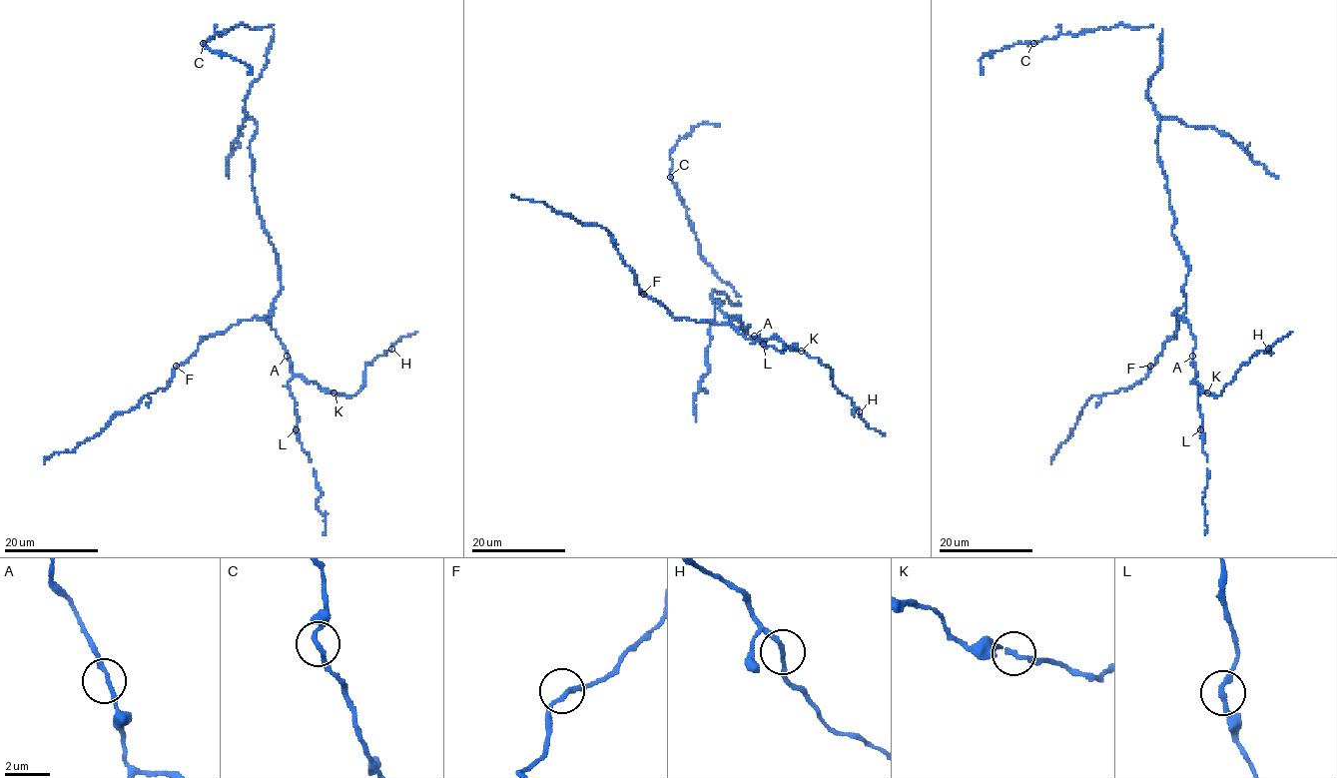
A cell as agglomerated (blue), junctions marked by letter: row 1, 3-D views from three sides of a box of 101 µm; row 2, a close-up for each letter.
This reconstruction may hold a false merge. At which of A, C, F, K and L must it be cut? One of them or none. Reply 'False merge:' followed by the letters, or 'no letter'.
False merge: no letter

